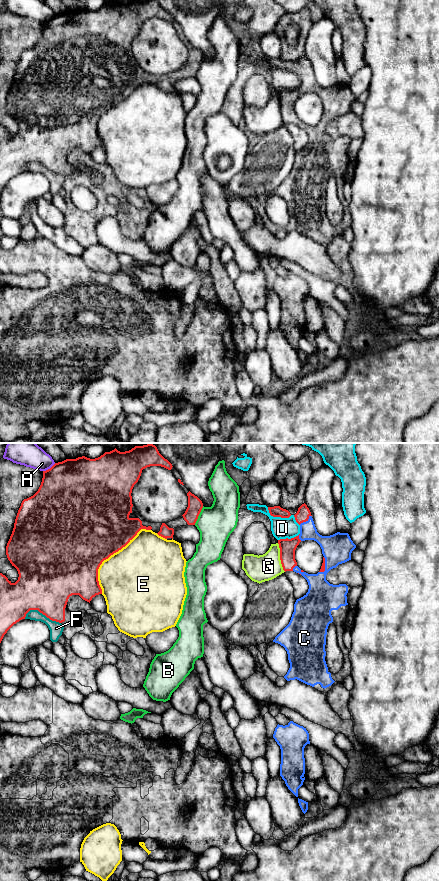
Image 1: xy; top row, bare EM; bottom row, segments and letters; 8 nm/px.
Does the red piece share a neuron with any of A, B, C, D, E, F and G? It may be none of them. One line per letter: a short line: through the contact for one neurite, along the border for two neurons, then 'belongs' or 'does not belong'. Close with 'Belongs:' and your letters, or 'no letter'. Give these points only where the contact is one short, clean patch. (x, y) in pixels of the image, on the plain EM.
A: does not belong
B: does not belong
C: belongs
D: does not belong
E: does not belong
F: does not belong
G: does not belong
Belongs: C

